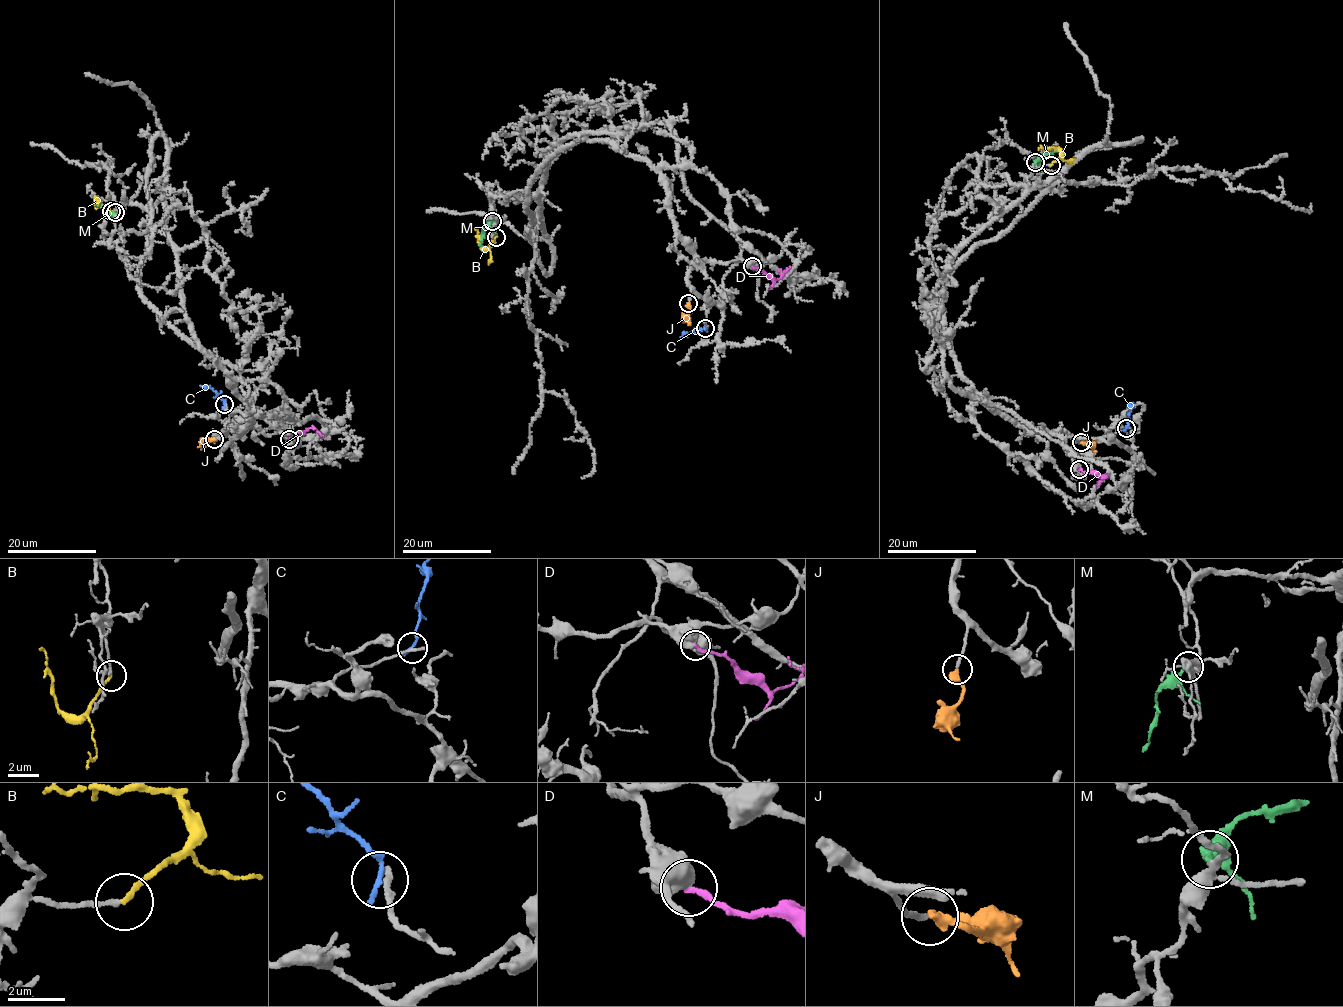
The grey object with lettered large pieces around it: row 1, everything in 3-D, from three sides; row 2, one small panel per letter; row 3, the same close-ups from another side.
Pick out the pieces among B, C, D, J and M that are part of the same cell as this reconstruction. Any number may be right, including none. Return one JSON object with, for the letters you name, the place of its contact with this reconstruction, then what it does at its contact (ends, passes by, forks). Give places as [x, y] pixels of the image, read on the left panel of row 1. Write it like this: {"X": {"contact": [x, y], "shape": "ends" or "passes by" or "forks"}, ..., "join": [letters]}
{"B": {"contact": [111, 211], "shape": "ends"}, "J": {"contact": [214, 439], "shape": "ends"}, "join": ["B", "J"]}

